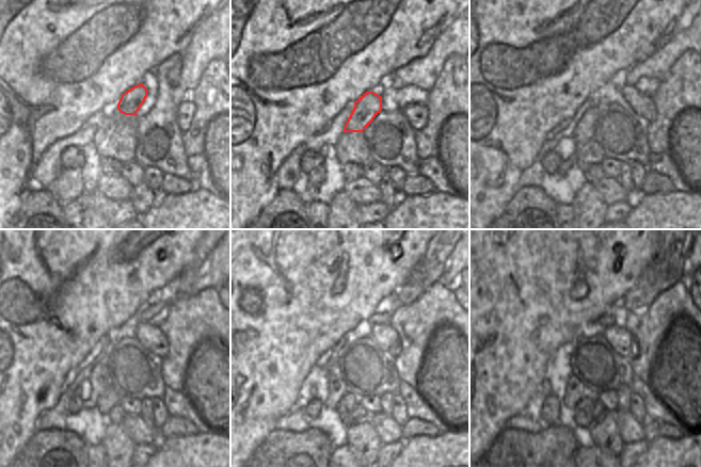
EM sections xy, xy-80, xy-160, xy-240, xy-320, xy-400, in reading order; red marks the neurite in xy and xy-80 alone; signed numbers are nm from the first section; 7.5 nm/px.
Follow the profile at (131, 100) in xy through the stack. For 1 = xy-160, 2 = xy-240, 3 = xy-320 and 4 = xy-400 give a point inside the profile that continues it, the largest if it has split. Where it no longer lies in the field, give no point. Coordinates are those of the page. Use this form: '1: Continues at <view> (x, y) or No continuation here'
1: Continues at xy-160 (584, 131)
2: Continues at xy-240 (99, 376)
3: Continues at xy-320 (336, 386)
4: Continues at xy-400 (574, 390)

